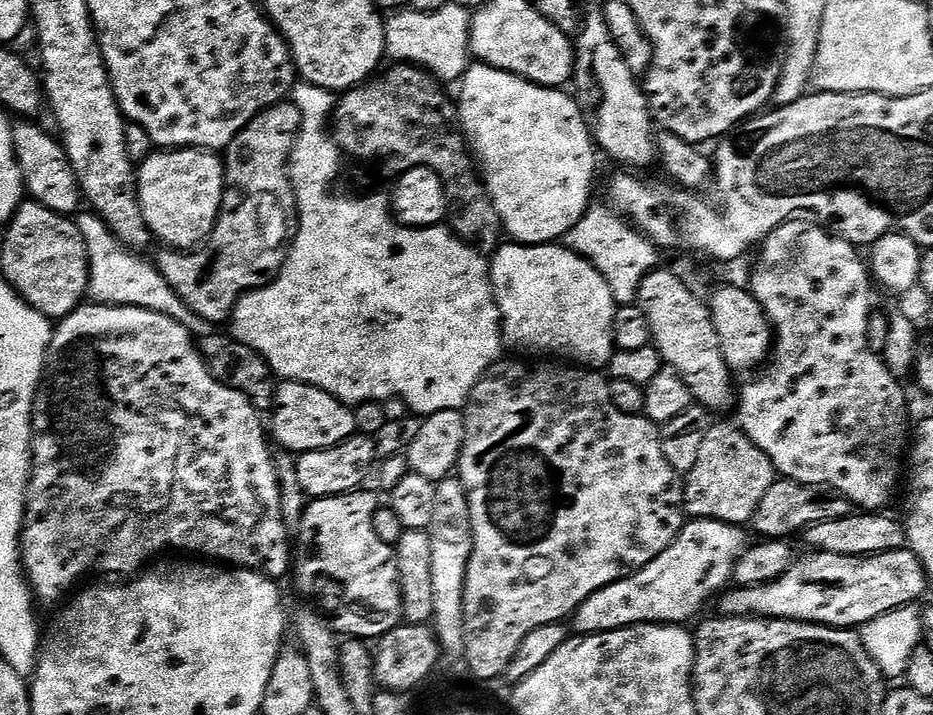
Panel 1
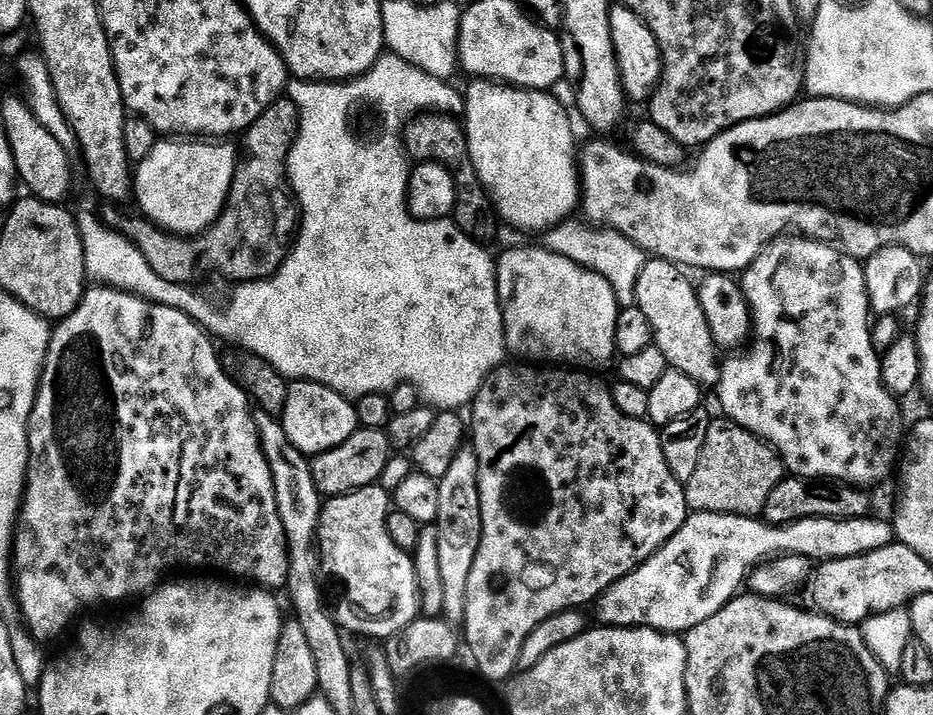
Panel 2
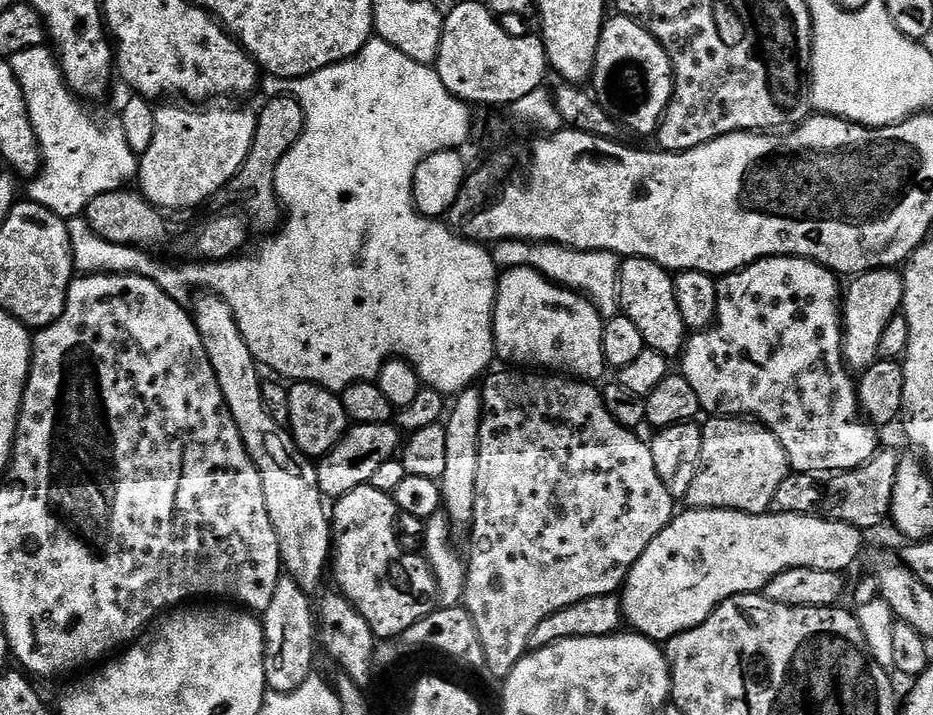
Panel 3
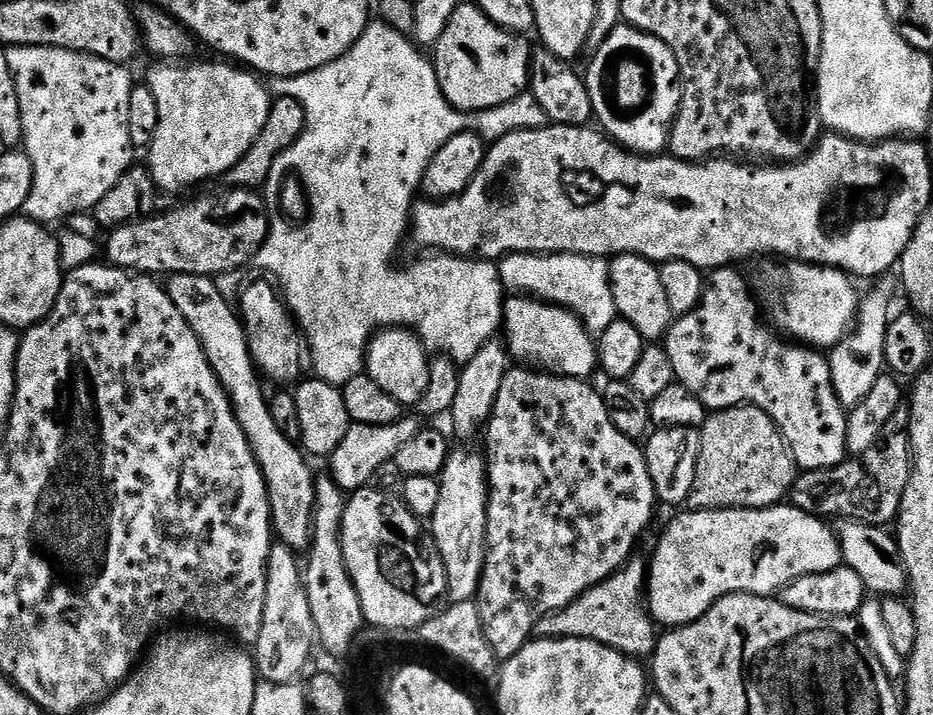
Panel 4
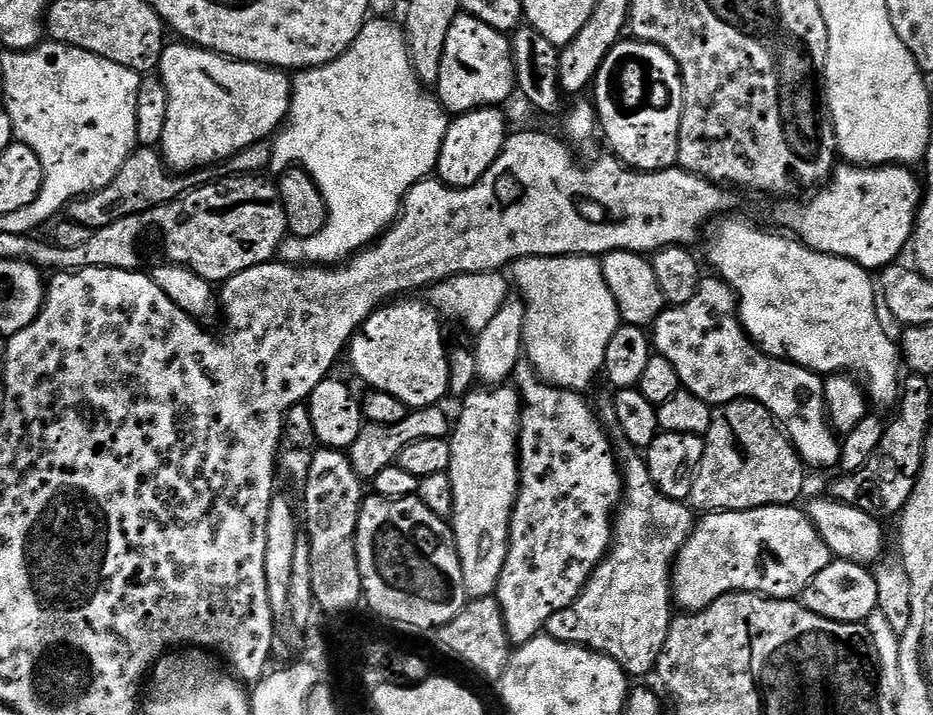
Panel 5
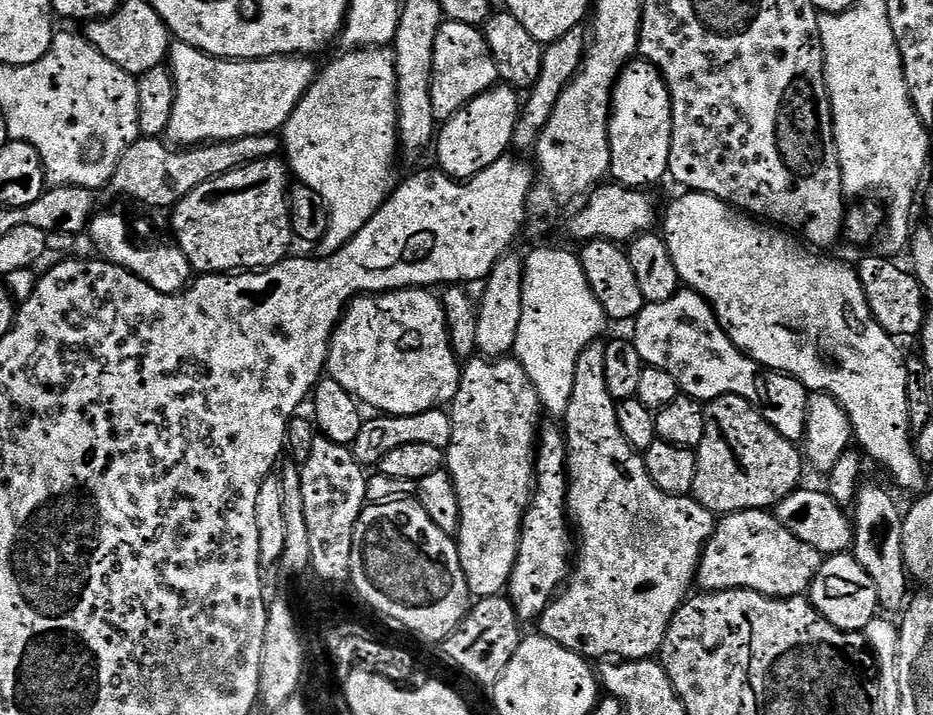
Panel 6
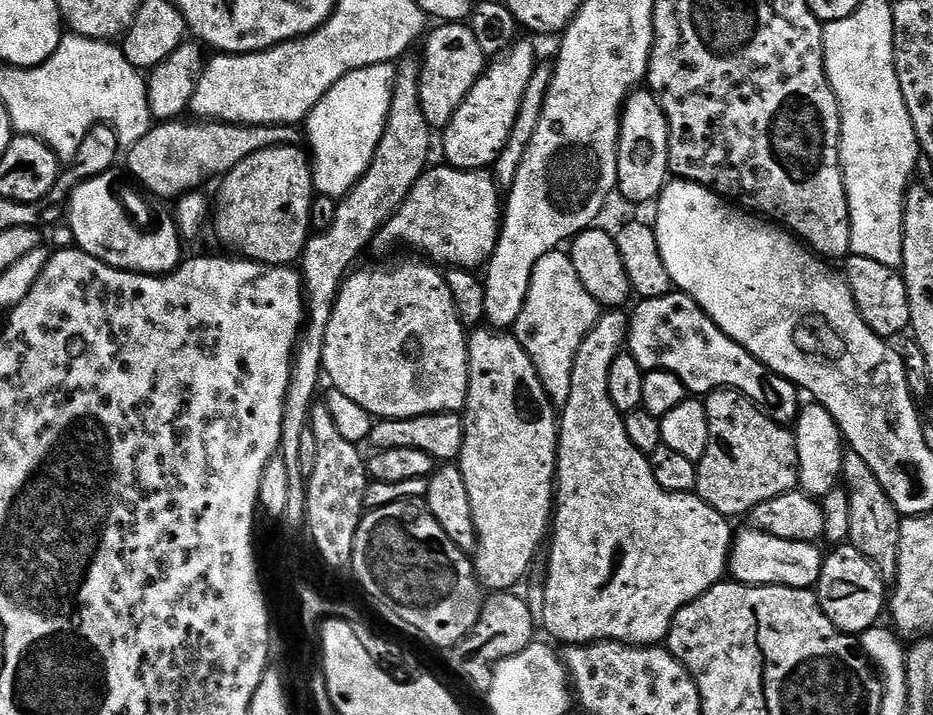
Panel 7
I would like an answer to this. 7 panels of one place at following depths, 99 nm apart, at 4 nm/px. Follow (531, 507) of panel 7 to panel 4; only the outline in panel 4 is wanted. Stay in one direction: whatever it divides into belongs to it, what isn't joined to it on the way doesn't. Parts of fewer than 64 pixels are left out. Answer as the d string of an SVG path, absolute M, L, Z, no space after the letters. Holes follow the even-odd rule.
M453 451L438 479L440 493L438 494L438 507L434 509L434 514L430 518L430 524L432 524L430 536L434 541L435 551L446 566L447 599L457 604L471 600L479 593L480 579L484 574L484 563L488 553L488 466L485 457L481 453L479 456L476 452Z

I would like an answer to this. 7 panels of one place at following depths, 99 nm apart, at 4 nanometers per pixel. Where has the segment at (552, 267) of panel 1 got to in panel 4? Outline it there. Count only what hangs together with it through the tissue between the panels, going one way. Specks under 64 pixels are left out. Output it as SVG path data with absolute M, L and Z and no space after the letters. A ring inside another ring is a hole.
M523 294L513 295L504 306L502 332L511 359L517 365L554 376L573 376L576 380L584 380L592 371L597 371L597 341L593 333L580 317L560 304L549 304Z

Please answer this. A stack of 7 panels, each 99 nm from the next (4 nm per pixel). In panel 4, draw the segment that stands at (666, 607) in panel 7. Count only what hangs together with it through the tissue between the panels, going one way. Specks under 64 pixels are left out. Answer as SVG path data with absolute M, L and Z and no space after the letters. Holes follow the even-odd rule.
M639 558L629 560L620 571L584 592L573 604L566 606L561 612L552 612L542 618L535 635L545 640L593 640L633 658L651 657L656 651L658 625L648 610L647 578L645 561L642 562Z

